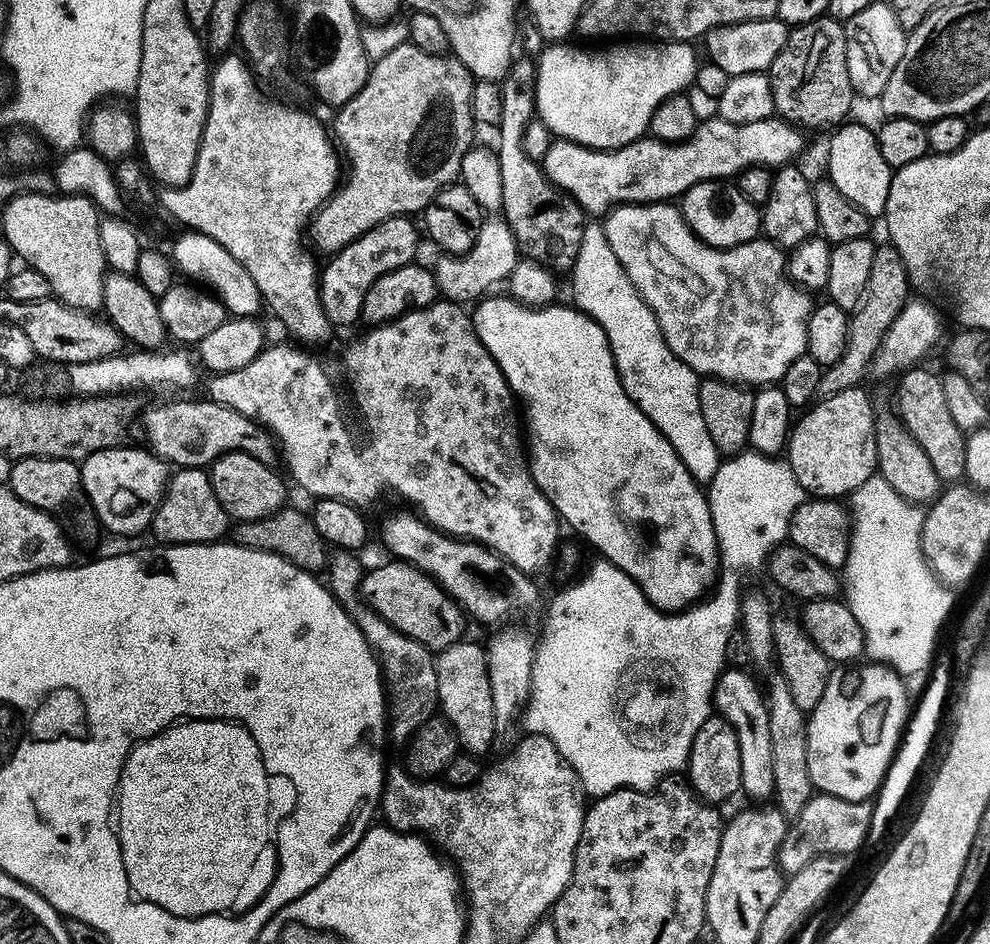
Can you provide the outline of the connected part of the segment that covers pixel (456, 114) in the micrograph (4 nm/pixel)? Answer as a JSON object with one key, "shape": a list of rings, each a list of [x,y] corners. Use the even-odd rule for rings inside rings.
{"shape":[[[411,42],[398,45],[371,65],[366,86],[350,102],[339,105],[340,113],[330,124],[335,143],[346,161],[346,175],[311,217],[312,244],[317,253],[341,252],[347,244],[378,226],[378,222],[392,216],[423,213],[428,203],[459,177],[462,158],[474,144],[470,110],[473,83],[472,71],[455,56],[427,52]]]}

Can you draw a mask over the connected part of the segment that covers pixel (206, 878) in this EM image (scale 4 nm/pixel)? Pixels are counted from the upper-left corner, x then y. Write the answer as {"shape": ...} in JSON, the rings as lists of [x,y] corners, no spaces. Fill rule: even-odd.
{"shape":[[[186,720],[163,728],[149,740],[141,740],[130,750],[122,766],[120,787],[116,790],[114,801],[114,827],[116,836],[120,839],[122,866],[126,870],[128,887],[139,899],[156,904],[174,916],[202,918],[225,913],[222,911],[235,902],[240,894],[240,887],[247,876],[249,879],[253,873],[258,850],[262,848],[266,838],[266,780],[262,774],[258,742],[254,742],[250,730],[246,730],[235,720]]]}

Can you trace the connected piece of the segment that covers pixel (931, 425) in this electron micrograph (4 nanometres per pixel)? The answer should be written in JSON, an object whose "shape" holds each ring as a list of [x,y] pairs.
{"shape":[[[913,366],[899,377],[900,389],[896,392],[895,409],[901,420],[904,421],[906,430],[914,434],[918,446],[926,450],[926,458],[934,465],[934,470],[942,482],[960,482],[965,479],[964,471],[966,470],[966,450],[964,442],[965,433],[961,432],[958,422],[954,422],[954,417],[950,415],[950,406],[946,406],[946,394],[942,394],[942,379],[939,375],[935,376],[932,372],[927,372],[924,366]]]}

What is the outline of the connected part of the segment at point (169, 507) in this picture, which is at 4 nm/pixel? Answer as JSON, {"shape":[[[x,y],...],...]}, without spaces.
{"shape":[[[176,468],[169,475],[168,489],[156,507],[152,519],[151,535],[160,539],[161,545],[169,544],[214,544],[225,539],[230,528],[230,518],[214,494],[207,471],[203,468]]]}

